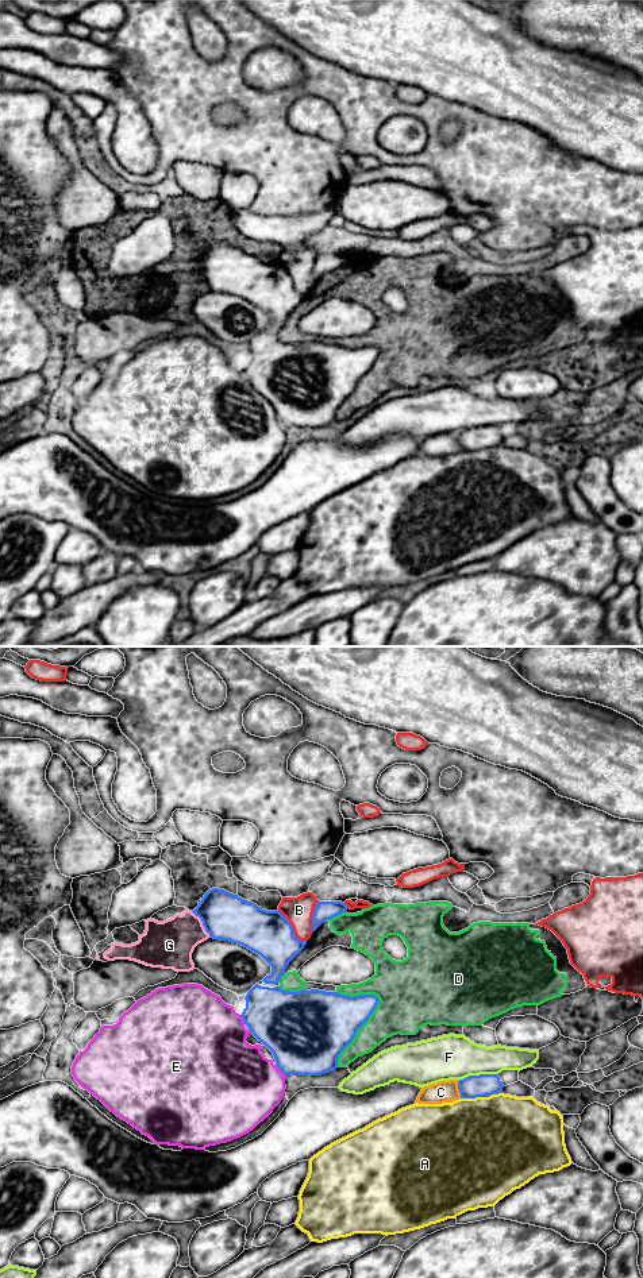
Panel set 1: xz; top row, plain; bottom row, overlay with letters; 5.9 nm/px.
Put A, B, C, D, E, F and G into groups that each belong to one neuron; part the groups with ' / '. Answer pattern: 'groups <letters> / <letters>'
groups A / B / C / D / E / F / G

